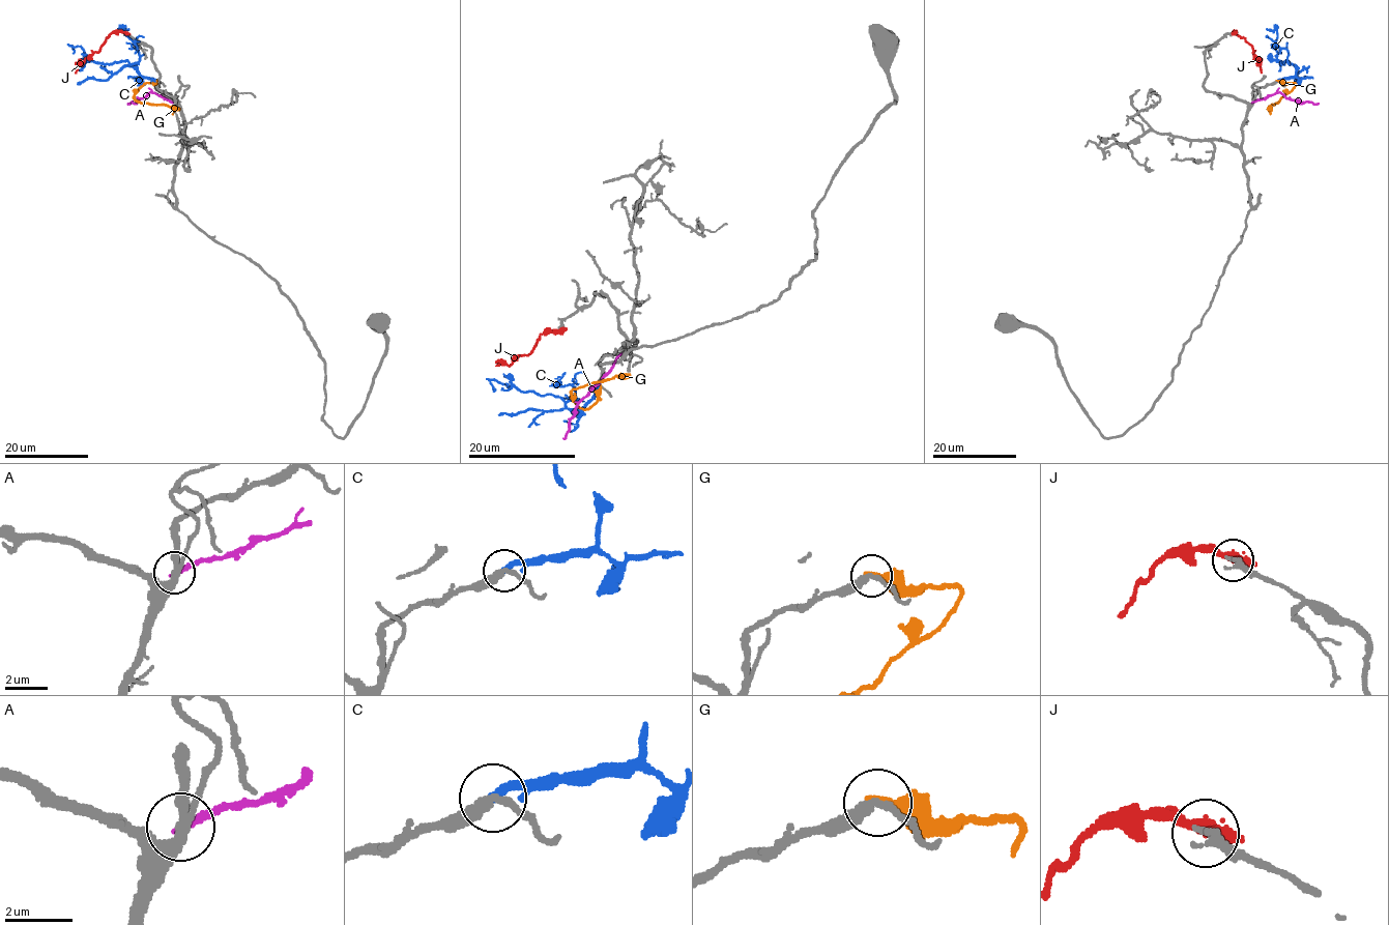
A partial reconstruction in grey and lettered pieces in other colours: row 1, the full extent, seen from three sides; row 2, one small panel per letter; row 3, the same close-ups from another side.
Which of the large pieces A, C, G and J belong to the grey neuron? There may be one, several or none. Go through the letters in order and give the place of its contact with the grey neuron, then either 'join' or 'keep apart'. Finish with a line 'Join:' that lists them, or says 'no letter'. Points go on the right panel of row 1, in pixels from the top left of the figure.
A: (1252, 102) | keep apart
C: (1277, 81) | join
G: (1277, 81) | keep apart
J: (1233, 33) | keep apart
Join: C

